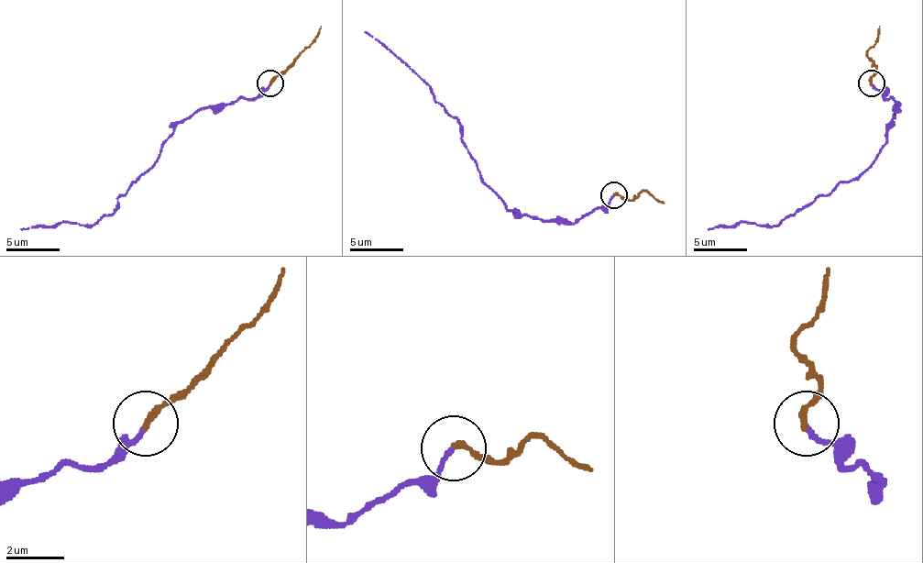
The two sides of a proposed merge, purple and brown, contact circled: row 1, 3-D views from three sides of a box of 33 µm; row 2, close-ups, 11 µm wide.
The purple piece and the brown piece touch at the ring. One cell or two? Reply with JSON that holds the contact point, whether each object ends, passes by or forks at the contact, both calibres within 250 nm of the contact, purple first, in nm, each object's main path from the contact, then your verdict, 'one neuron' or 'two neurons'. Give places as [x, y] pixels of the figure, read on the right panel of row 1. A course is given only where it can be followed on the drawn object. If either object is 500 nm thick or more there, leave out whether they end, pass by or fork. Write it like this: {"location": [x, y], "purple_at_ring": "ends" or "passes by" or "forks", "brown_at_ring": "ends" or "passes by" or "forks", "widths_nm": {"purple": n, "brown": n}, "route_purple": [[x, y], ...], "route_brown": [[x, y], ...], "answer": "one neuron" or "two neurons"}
{"location": [872, 82], "purple_at_ring": "ends", "brown_at_ring": "ends", "widths_nm": {"purple": 160, "brown": 240}, "route_purple": [[872, 82], [898, 109], [880, 154], [856, 178], [771, 226], [737, 223], [708, 228]], "route_brown": [[872, 82], [877, 66], [867, 50], [880, 27]], "answer": "one neuron"}

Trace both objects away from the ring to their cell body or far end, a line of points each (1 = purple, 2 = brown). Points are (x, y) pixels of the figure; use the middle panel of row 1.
1: (613, 195), (573, 222), (542, 222), (504, 204), (483, 180), (462, 140), (462, 126), (401, 60), (364, 31)
2: (613, 195), (631, 201), (647, 191), (664, 204)

